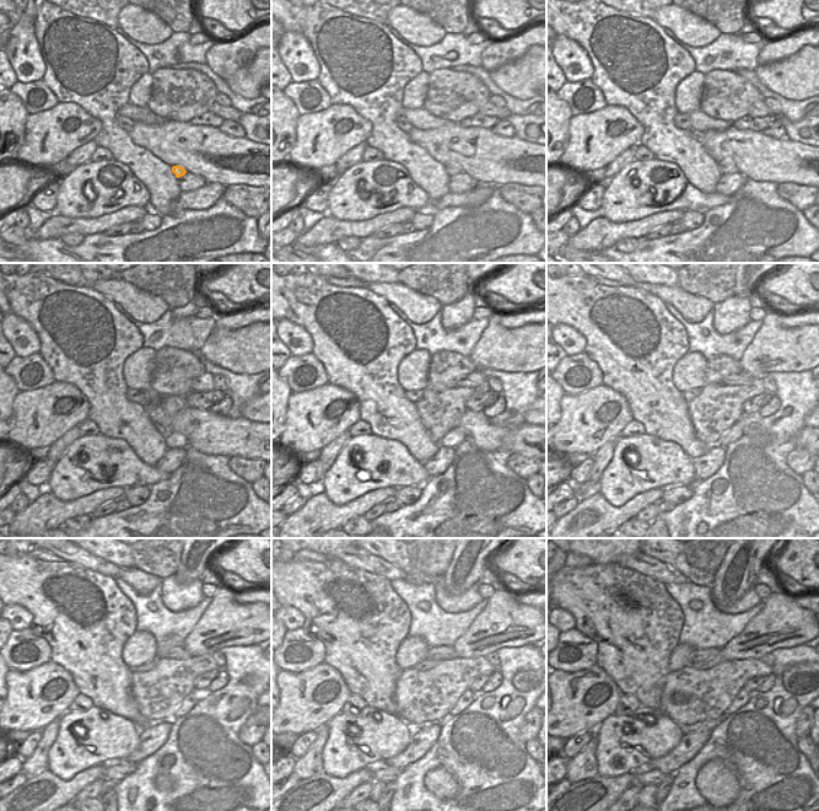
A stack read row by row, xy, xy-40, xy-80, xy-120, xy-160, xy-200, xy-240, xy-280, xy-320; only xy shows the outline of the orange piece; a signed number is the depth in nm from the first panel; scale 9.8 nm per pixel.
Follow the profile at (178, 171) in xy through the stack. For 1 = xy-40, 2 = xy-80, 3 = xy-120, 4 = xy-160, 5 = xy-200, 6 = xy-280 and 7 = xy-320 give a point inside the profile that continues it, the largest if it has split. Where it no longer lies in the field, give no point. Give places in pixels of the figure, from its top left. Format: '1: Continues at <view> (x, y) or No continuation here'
1: Continues at xy-40 (451, 170)
2: Continues at xy-80 (727, 166)
3: Continues at xy-120 (176, 440)
4: Continues at xy-160 (454, 438)
5: Continues at xy-200 (738, 429)
6: Continues at xy-280 (467, 698)
7: Continues at xy-320 (741, 699)

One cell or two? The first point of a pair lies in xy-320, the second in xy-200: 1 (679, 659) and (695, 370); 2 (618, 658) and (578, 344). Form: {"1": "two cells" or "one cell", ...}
{"1": "one cell", "2": "two cells"}

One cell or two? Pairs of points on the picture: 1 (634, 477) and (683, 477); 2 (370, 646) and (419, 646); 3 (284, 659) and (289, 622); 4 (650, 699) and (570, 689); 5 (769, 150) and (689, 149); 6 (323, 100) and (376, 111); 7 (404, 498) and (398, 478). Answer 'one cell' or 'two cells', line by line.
1: one cell
2: two cells
3: two cells
4: two cells
5: two cells
6: two cells
7: two cells

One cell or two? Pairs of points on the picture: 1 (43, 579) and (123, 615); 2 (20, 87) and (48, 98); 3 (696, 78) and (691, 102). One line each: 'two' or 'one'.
1: one
2: one
3: one

